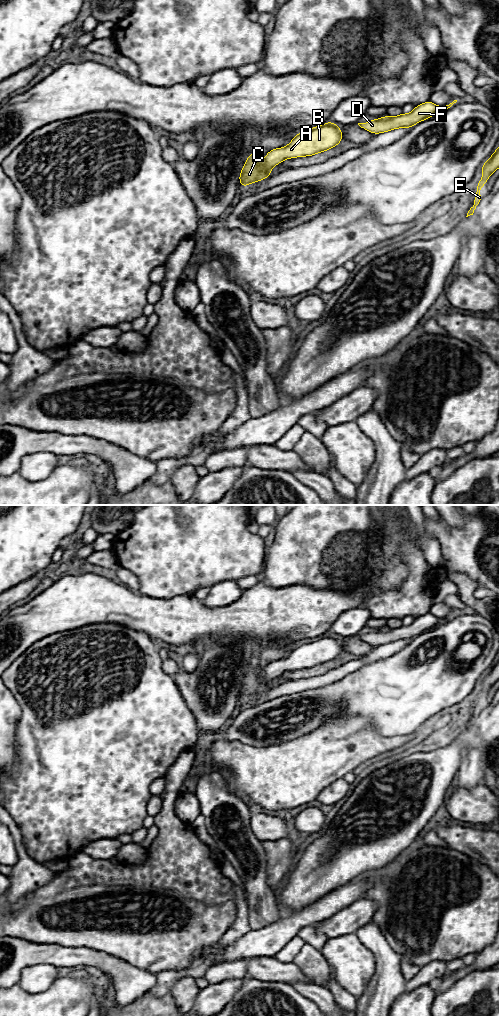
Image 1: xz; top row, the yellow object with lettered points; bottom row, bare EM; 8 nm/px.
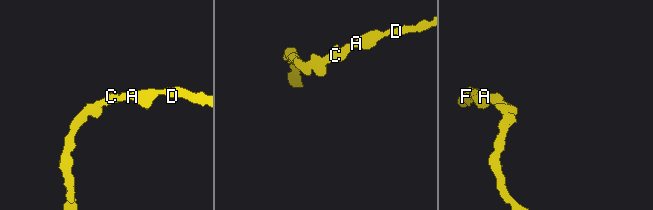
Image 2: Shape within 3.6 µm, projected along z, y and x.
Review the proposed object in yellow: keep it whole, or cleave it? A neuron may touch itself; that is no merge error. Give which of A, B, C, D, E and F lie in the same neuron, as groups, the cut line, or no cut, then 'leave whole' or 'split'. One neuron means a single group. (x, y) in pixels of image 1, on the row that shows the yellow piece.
A B C D E F; no cut; leave whole

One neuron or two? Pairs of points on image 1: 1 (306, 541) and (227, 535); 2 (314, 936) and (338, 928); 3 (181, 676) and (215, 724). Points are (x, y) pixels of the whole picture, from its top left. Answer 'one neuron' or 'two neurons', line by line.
1: two neurons
2: two neurons
3: one neuron

